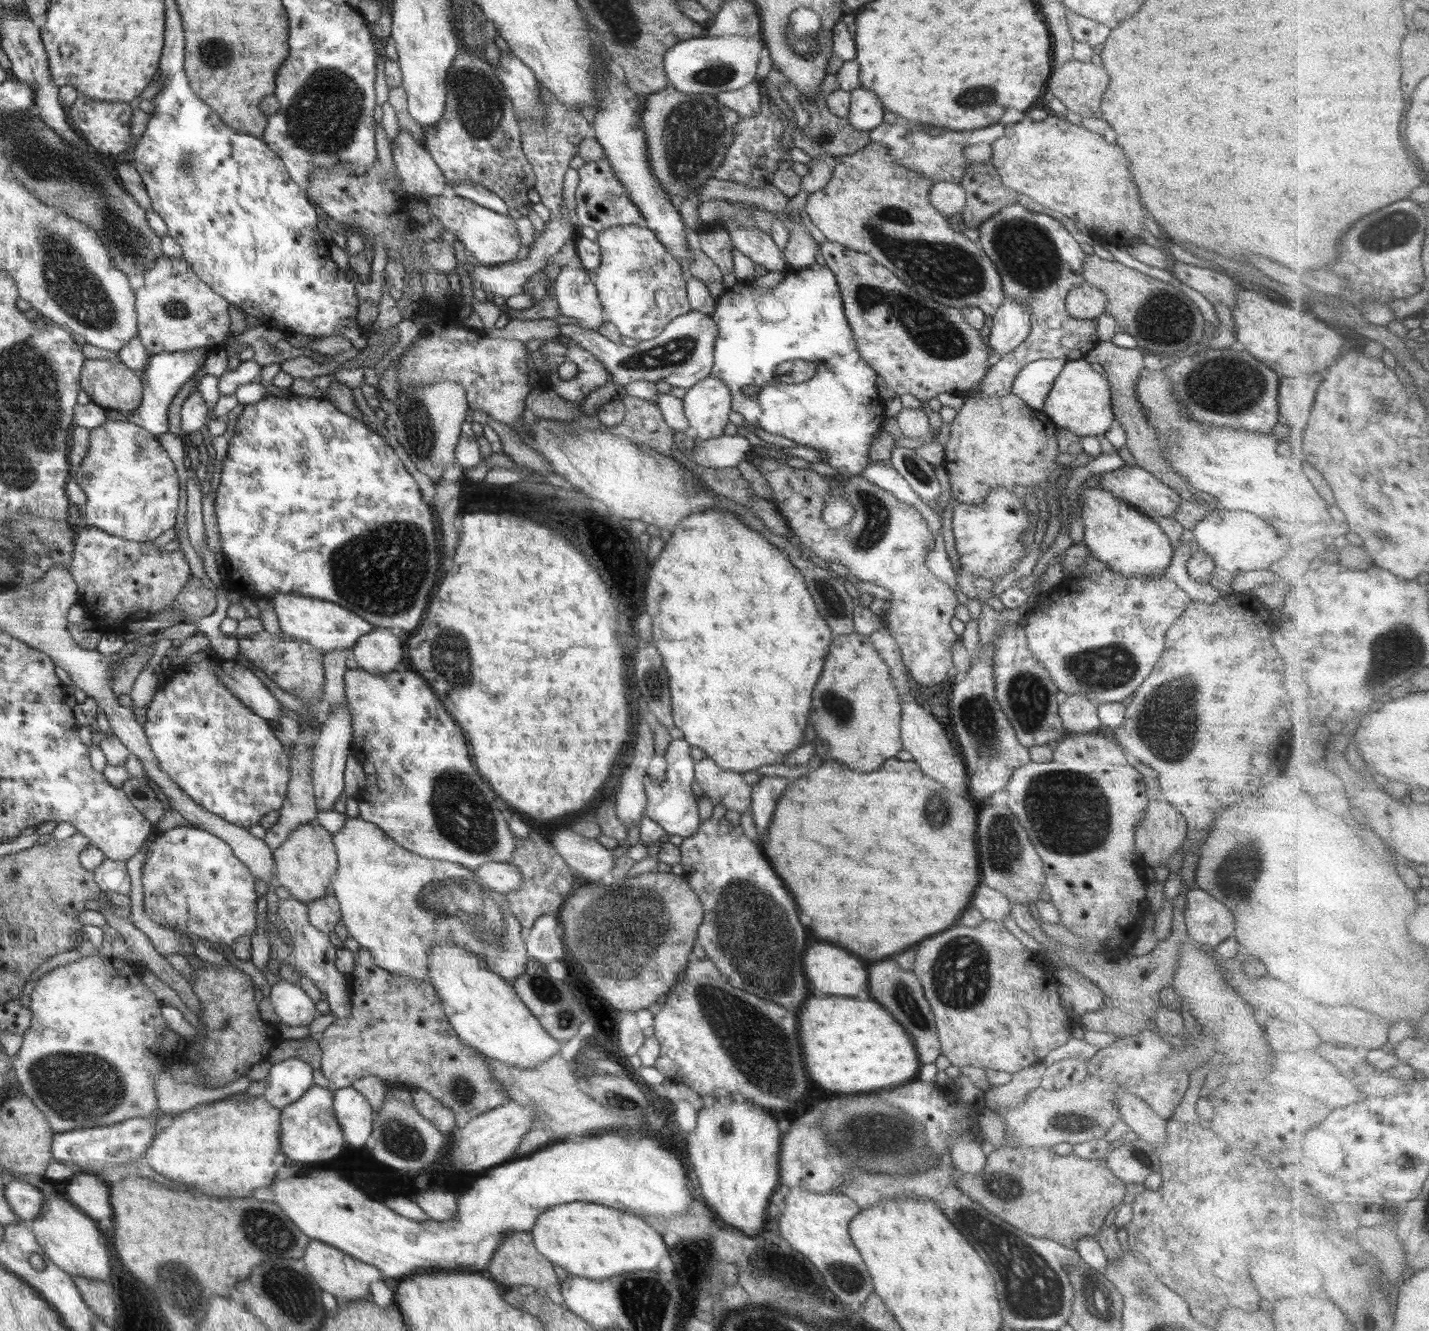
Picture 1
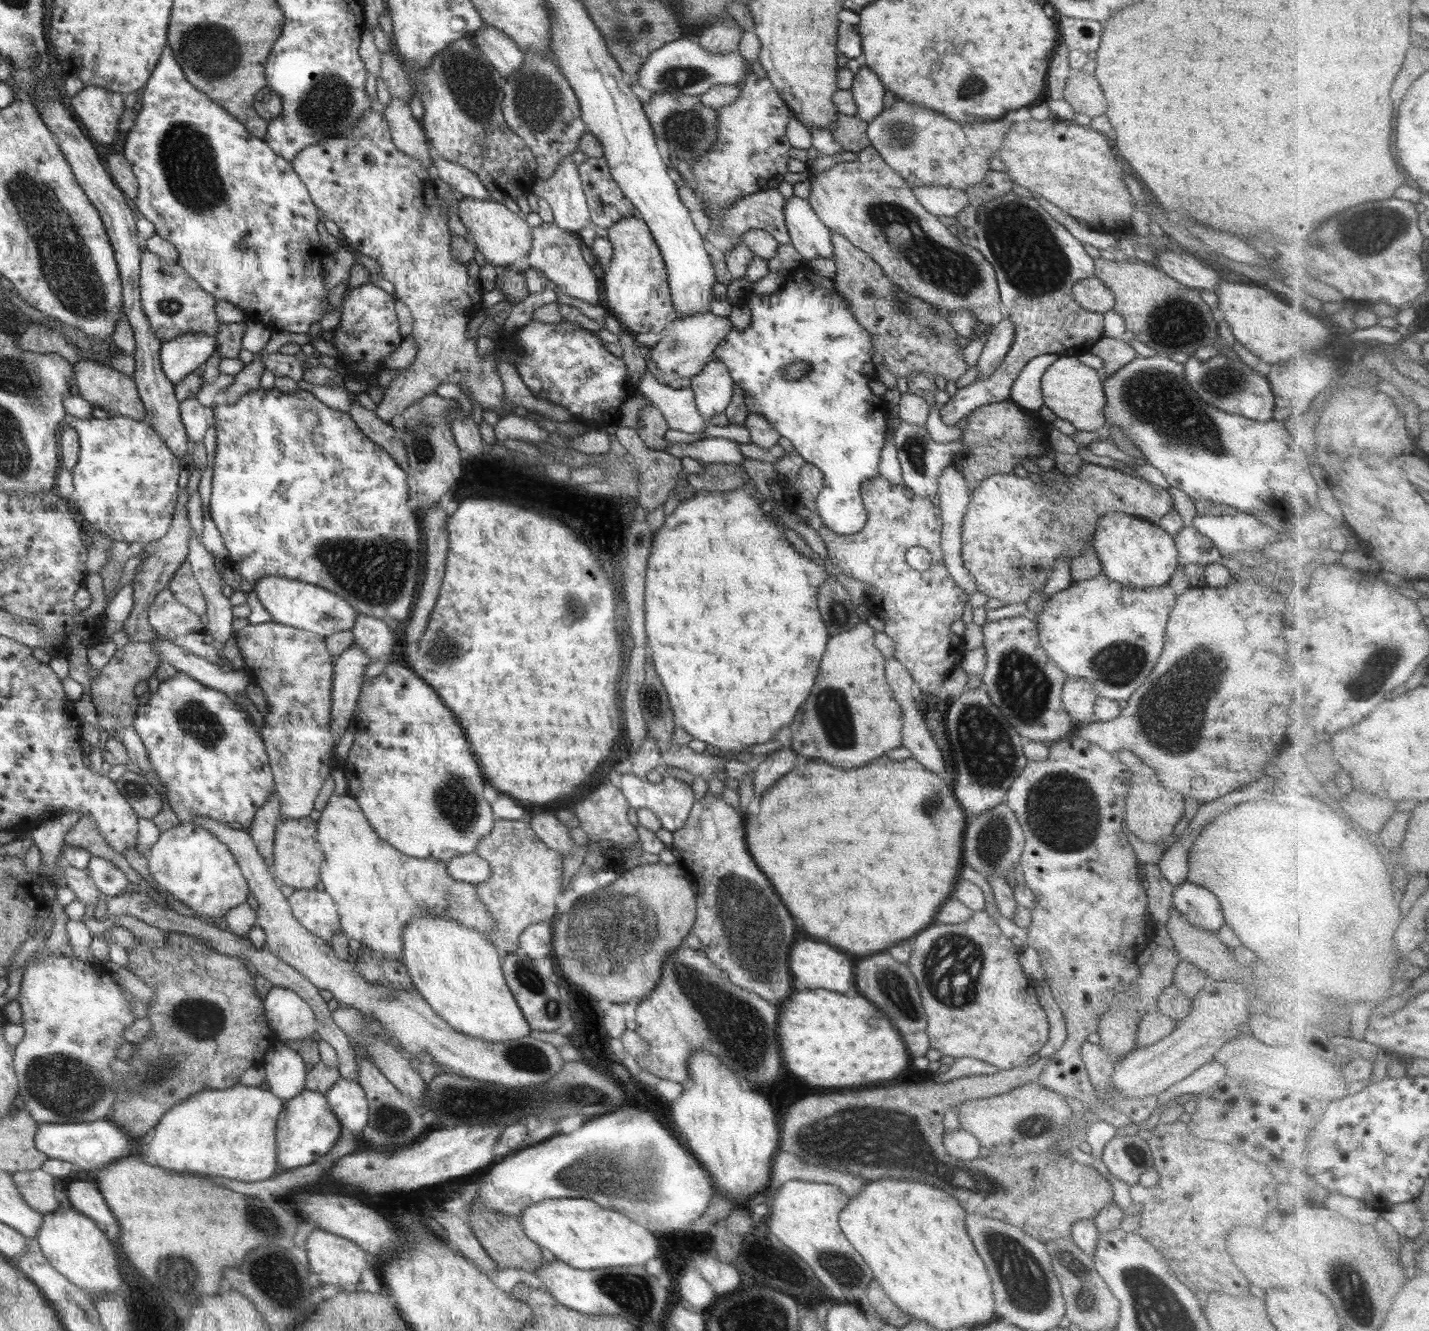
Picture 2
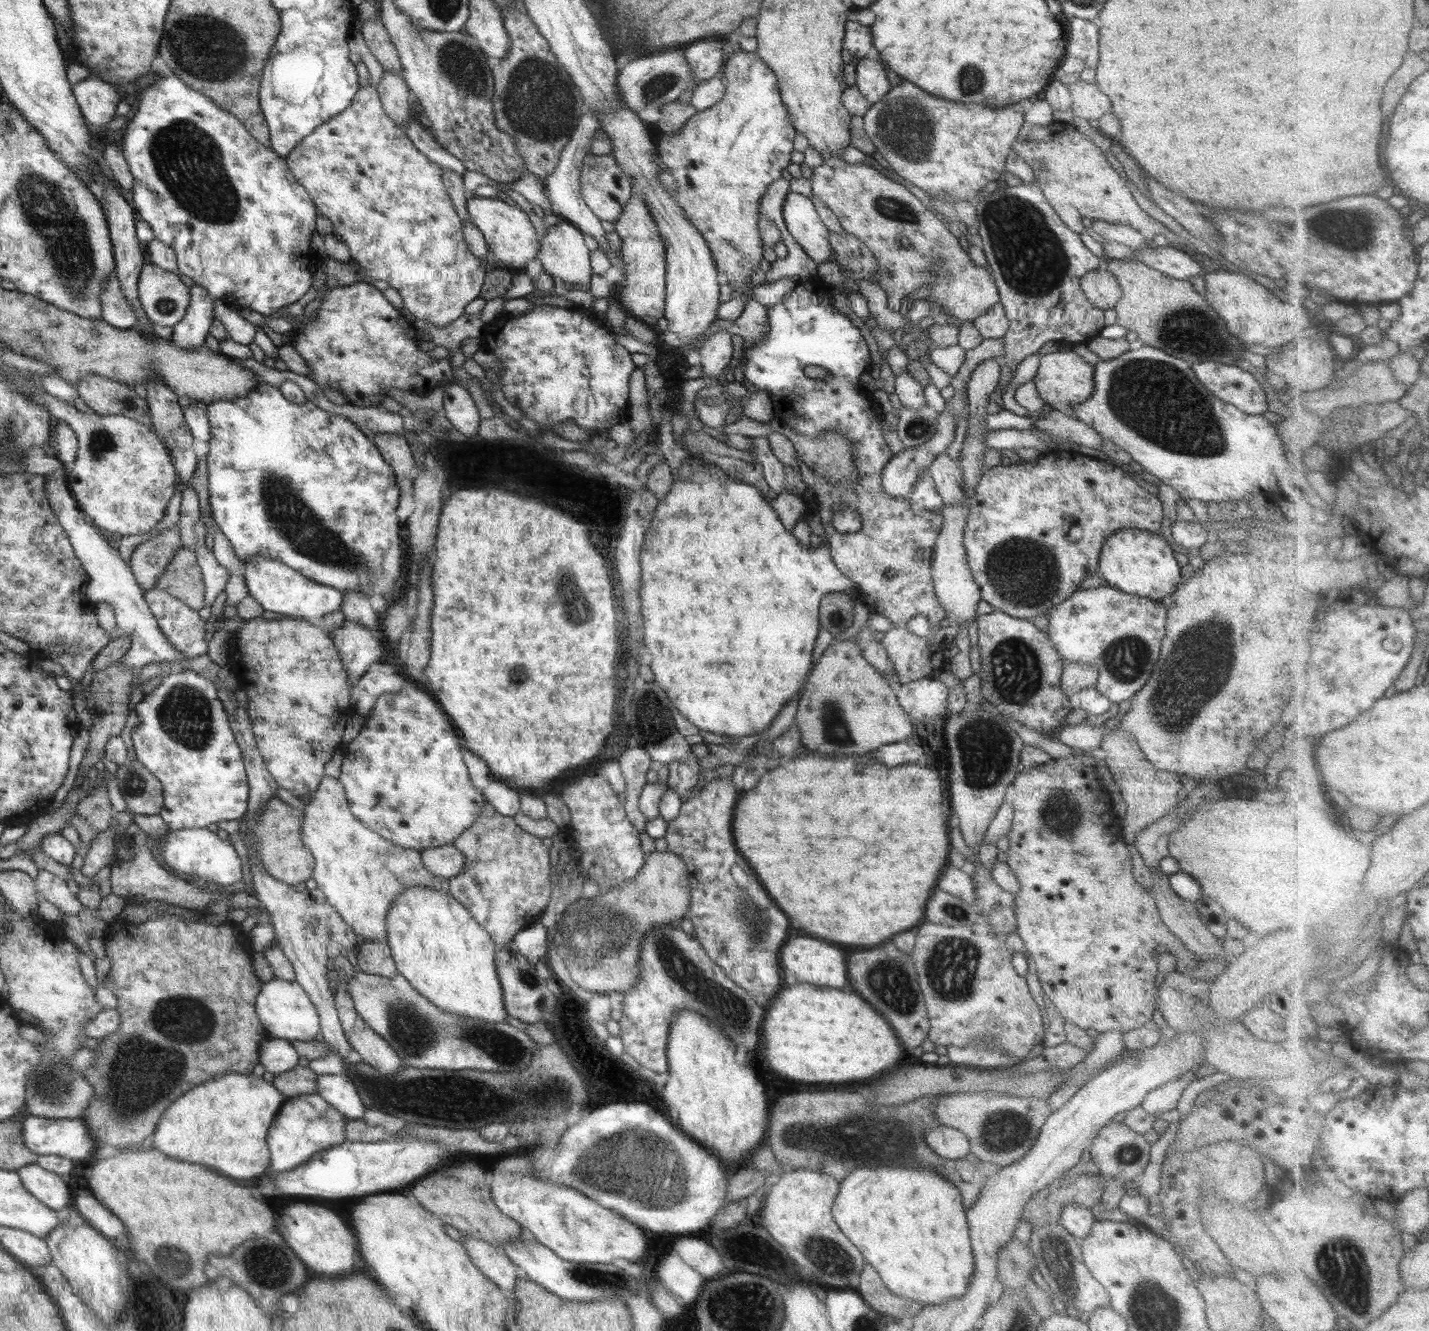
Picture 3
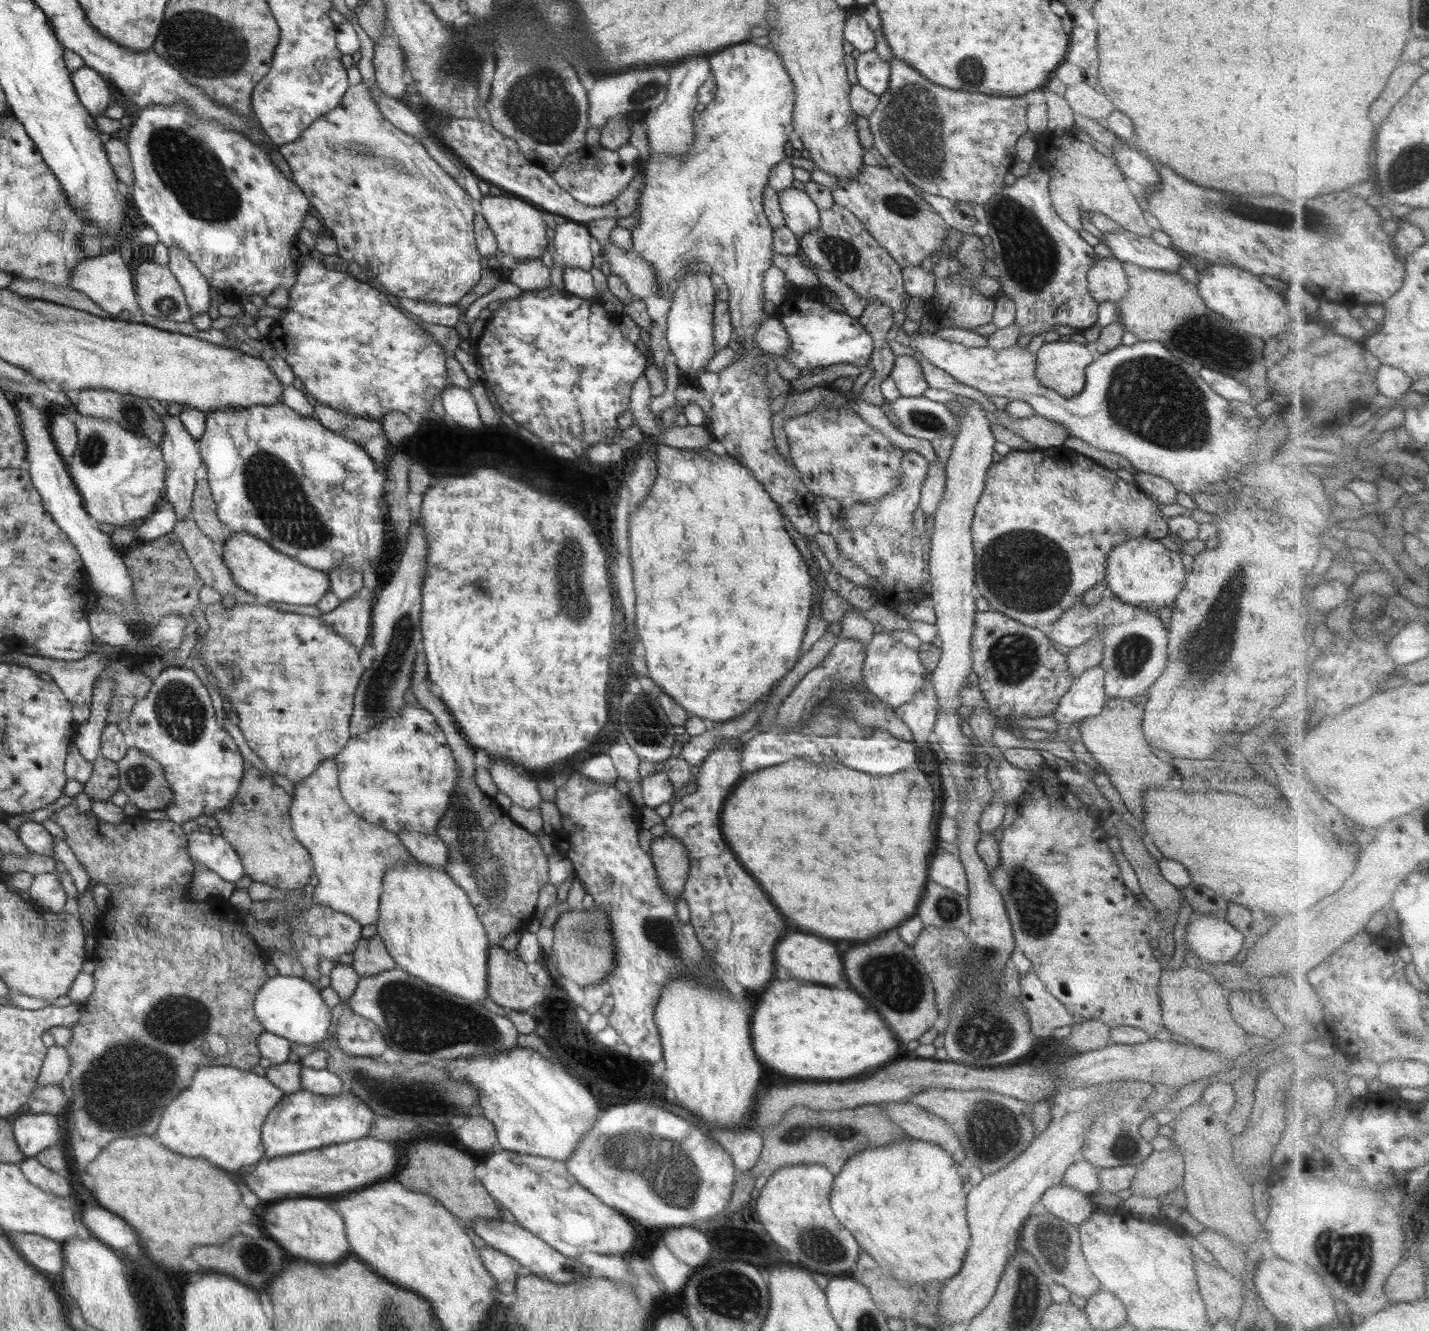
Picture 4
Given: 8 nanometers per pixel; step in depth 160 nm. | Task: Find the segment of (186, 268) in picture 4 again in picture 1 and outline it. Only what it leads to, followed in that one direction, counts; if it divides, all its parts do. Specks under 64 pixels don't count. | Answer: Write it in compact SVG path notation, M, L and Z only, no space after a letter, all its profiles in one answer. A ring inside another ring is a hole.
M197 348L196 351L184 352L164 352L151 355L145 373L141 374L144 381L144 398L141 406L130 414L122 414L121 412L107 409L107 420L129 420L134 424L142 425L142 428L149 430L154 436L164 435L168 432L168 406L172 402L172 398L178 394L178 390L188 382L188 378L195 374L205 364L208 358L208 351L205 348Z

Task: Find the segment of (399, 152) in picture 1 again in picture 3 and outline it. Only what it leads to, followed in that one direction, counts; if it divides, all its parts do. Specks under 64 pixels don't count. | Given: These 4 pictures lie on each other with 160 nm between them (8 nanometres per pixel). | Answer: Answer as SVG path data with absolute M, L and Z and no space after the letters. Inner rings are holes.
M384 70L380 82L376 85L385 112L401 129L405 130L409 126L406 116L414 106L413 102L408 100L412 97L411 90L408 90L409 85L398 73L389 70Z

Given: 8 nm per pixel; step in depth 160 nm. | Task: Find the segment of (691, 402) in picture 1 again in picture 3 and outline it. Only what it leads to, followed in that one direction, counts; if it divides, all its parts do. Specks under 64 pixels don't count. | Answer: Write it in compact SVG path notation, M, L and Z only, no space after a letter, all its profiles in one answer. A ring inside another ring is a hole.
M722 329L710 335L697 350L700 354L700 365L703 376L719 376L722 370L730 364L734 350L732 349L732 335Z

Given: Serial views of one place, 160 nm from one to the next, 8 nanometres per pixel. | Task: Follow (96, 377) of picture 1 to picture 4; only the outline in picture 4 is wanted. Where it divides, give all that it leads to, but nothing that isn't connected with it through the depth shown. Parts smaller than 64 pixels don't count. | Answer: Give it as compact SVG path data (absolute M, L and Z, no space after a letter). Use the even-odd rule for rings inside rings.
M108 388L67 391L66 394L72 400L73 404L77 406L78 413L104 420L117 421L117 424L129 429L130 432L136 432L144 437L148 437L158 447L161 446L165 434L165 423L162 420L162 416L154 412L152 407L148 405L147 399L114 392Z

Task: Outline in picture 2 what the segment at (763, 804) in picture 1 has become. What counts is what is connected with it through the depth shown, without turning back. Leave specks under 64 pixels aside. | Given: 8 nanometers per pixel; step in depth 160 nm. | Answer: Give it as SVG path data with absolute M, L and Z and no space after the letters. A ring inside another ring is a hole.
M790 747L774 751L761 762L752 772L754 785L758 792L764 792L770 788L778 778L788 774L796 764L796 751Z

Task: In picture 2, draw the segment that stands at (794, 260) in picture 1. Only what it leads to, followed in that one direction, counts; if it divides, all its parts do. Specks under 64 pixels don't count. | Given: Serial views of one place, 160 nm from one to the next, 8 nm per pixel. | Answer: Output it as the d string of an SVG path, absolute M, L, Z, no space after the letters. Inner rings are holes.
M788 198L783 213L791 245L802 256L804 265L819 258L832 260L832 232L812 210L809 199Z

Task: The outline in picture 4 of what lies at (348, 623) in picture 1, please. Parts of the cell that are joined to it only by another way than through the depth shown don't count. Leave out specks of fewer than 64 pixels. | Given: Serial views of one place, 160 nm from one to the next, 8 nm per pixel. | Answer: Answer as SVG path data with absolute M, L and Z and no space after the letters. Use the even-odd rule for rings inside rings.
M232 534L219 545L219 551L238 587L264 603L305 607L315 605L331 591L328 574L310 568L273 545L247 534Z

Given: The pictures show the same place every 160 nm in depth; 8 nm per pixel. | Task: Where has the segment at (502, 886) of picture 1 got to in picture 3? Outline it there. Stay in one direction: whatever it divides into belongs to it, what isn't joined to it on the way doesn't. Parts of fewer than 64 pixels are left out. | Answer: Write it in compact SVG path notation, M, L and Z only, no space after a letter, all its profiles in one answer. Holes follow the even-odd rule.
M453 844L422 849L420 858L434 876L449 879L465 871L464 855Z

